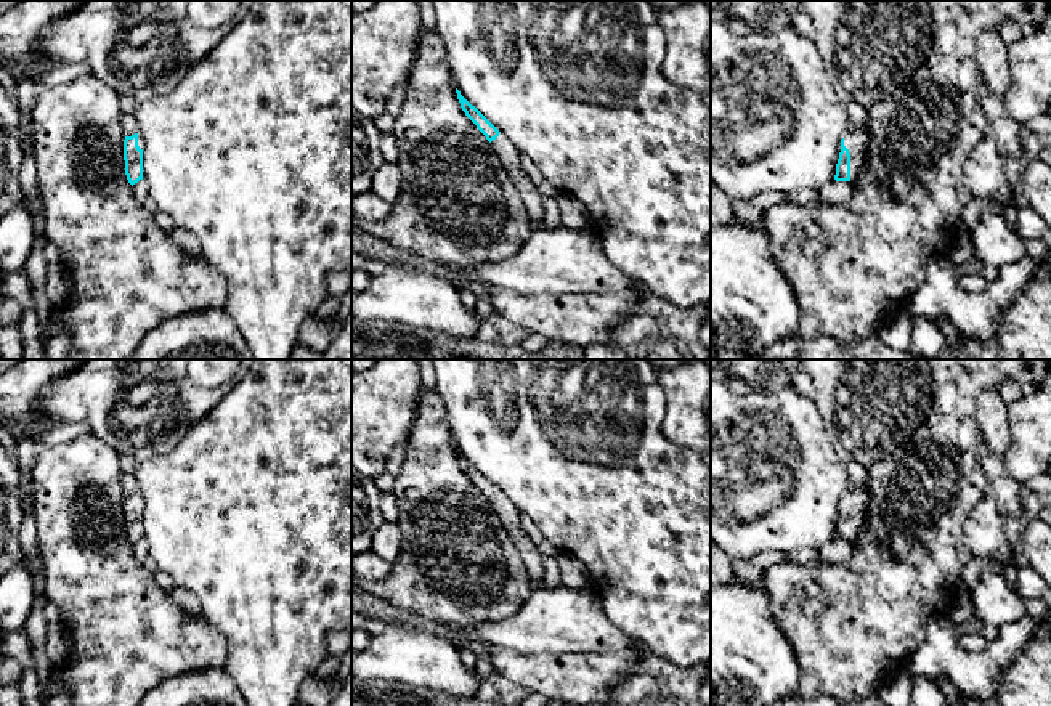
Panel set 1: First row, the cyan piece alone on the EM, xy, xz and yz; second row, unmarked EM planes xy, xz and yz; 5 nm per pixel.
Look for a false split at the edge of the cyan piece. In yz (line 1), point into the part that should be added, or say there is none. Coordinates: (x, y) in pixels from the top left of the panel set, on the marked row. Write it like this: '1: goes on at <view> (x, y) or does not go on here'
1: goes on at yz (856, 142)

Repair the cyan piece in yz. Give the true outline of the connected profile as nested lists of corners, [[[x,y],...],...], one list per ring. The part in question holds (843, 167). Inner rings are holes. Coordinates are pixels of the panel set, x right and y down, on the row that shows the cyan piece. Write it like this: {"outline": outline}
{"outline": [[[855,128],[844,135],[836,164],[836,181],[857,181],[868,152],[868,138],[866,128]]]}

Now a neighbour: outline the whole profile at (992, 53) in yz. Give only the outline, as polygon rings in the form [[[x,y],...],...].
[[[984,30],[976,50],[976,63],[980,71],[985,91],[1004,95],[1011,75],[1008,63],[1008,47],[998,30]]]

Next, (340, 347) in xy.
[[[351,311],[345,318],[340,331],[334,335],[329,348],[323,353],[324,359],[351,359]]]

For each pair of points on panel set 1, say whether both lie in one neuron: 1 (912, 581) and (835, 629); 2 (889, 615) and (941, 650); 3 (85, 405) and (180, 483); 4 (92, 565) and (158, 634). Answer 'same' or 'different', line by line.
1: same
2: different
3: different
4: same

